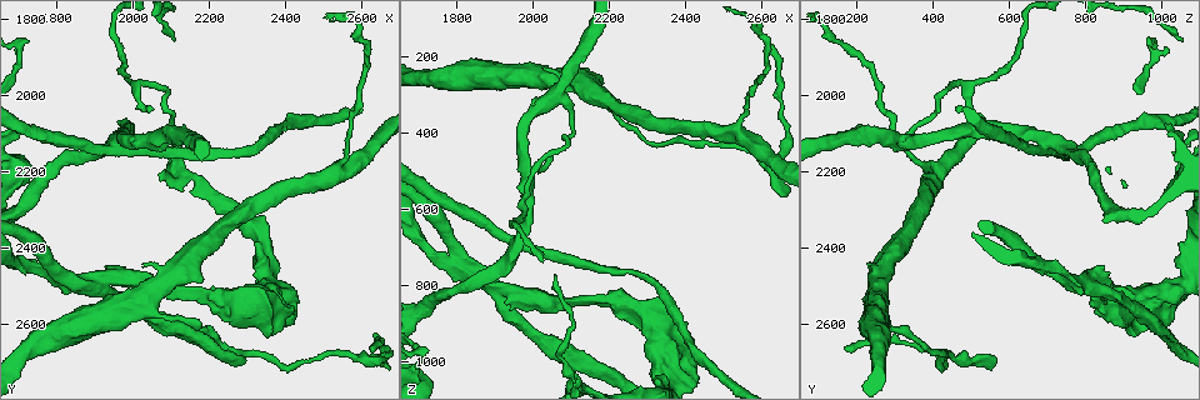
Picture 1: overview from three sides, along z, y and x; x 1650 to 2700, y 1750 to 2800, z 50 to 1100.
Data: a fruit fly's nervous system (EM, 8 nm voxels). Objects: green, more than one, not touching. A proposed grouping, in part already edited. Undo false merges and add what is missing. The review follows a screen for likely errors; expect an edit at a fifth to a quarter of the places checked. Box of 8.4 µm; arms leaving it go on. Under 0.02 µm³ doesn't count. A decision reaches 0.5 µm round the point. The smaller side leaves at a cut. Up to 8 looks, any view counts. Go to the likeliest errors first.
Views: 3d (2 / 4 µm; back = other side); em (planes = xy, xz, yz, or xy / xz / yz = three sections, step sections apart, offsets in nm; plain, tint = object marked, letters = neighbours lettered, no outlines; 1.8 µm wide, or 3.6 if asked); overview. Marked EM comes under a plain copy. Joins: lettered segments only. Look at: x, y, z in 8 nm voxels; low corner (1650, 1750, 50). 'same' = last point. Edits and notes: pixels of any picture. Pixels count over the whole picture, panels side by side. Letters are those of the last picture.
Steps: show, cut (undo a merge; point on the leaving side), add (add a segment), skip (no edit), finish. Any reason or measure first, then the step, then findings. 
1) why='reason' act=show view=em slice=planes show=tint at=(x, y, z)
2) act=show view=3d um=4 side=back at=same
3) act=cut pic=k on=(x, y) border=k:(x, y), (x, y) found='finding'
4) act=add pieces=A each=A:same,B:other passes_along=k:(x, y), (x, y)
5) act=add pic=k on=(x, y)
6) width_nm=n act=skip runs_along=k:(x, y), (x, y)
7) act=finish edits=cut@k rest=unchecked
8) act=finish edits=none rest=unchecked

why='side arm on a straight run' act=show view=em slice=xz step=8 show=letters at=(1915, 2495, 815)

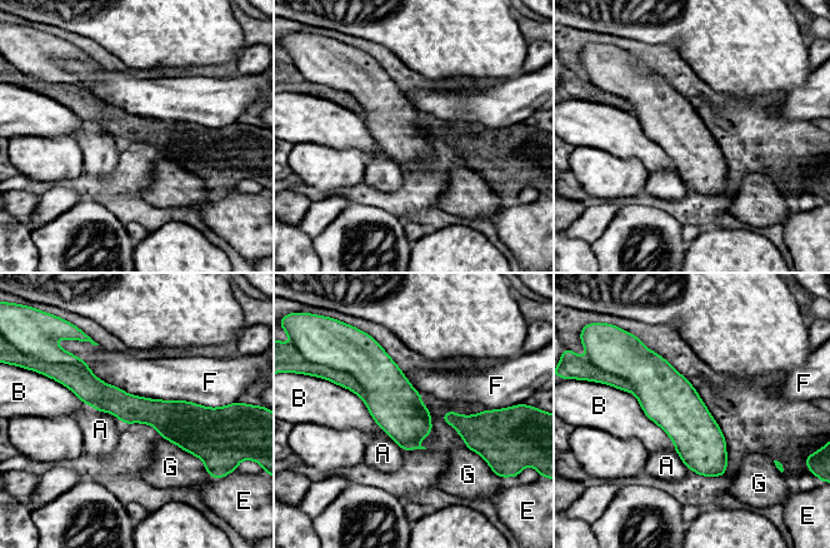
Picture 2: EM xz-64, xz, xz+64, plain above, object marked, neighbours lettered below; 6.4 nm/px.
act=show view=em slice=planes show=letters at=same

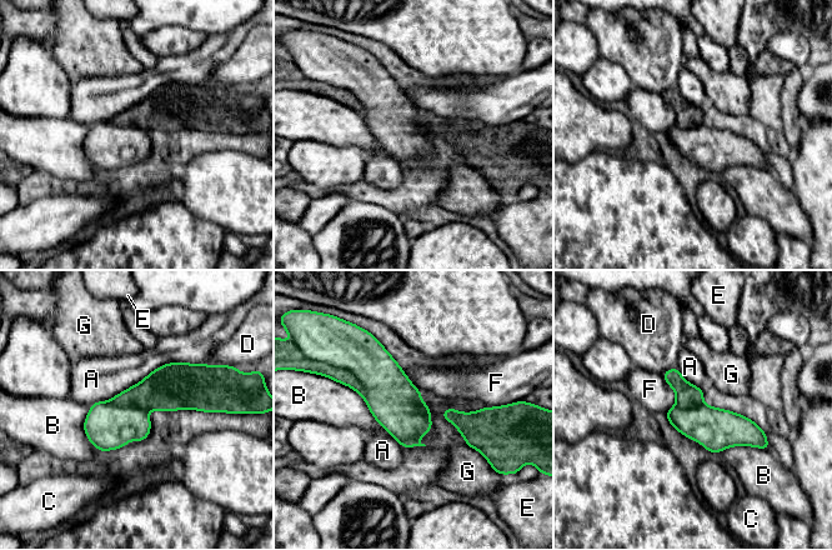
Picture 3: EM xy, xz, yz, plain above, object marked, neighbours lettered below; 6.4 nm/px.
act=cut pic=3 on=(108, 426) each=A:other,B:other,C:other,D:other,E:other,F:other,G:other border=3:(109, 401), (141, 408), (148, 413) found='a second neuron is stuck on'

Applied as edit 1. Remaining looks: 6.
why='see it whole again' act=show view=overview

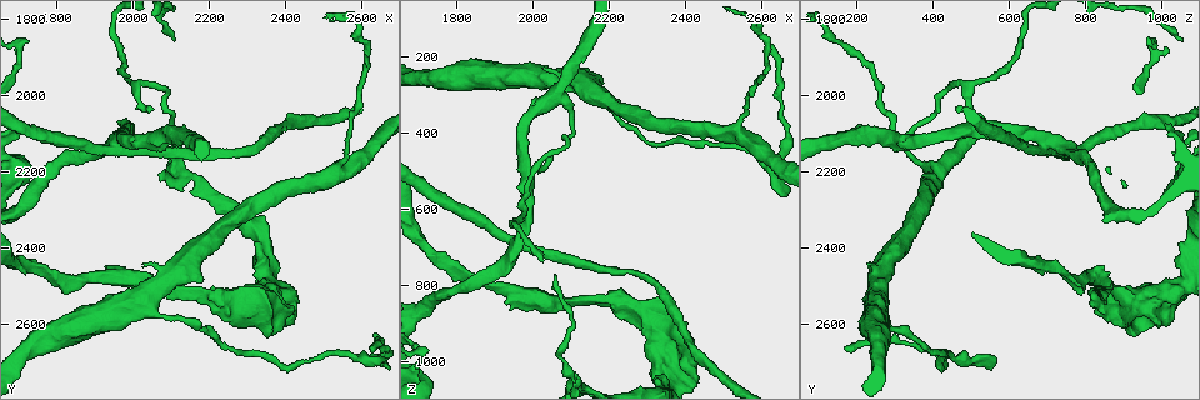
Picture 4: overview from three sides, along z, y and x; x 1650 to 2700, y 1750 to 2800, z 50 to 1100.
why='arms part here' act=show view=em um=3.6 slice=xz step=16 show=letters at=(2360, 2530, 1005)

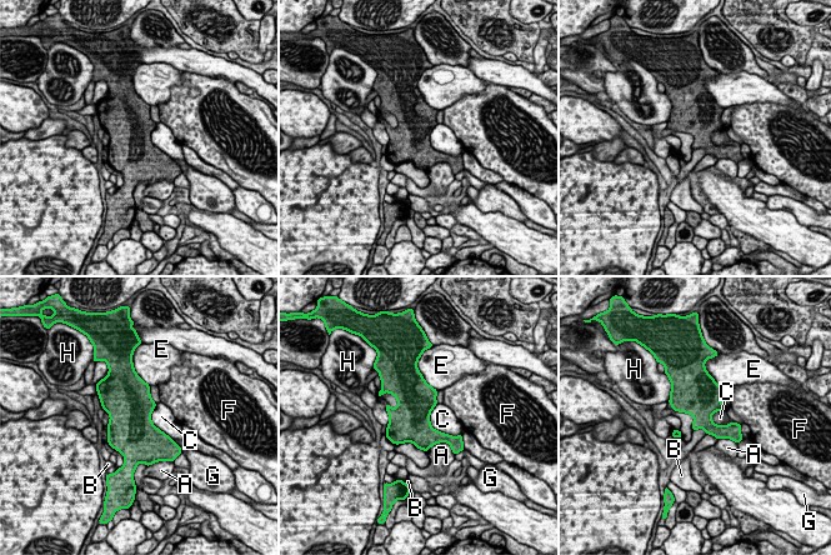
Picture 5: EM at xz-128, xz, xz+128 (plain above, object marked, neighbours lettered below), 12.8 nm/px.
width_nm=280 act=skip each=A:other,B:other,C:other,E:other,F:other,G:other,H:other border=5:(436, 404), (430, 424), (457, 436) found='continuous, no second neuron'

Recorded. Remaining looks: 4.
why='abrupt turn' act=show view=3d um=4 at=(2055, 2115, 315)

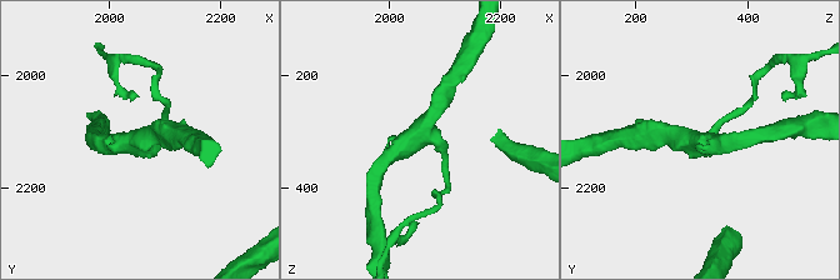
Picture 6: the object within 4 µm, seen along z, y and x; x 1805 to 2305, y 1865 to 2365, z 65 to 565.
arms=3 act=show view=em slice=planes show=letters at=(2055, 2125, 310)

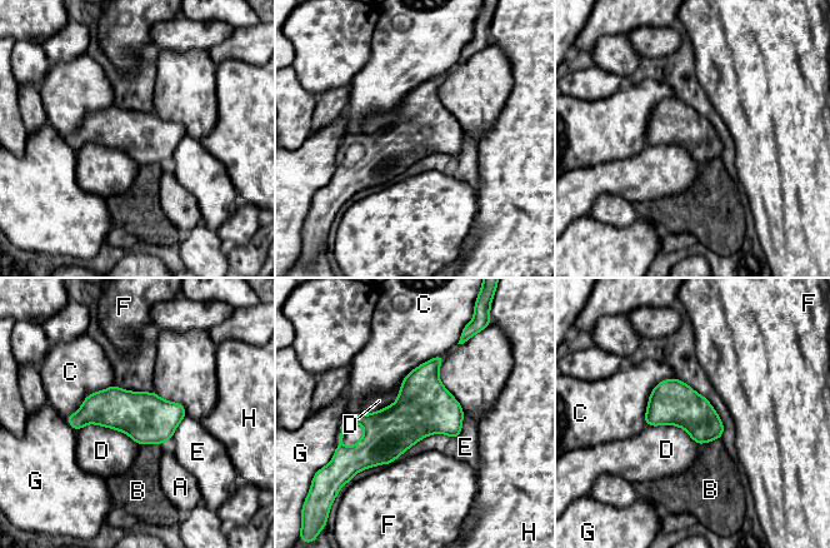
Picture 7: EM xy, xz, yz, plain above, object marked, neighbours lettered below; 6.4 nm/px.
act=skip each=A:other,B:other,C:other,D:other,E:other,F:other,G:other,H:other found='all the same neuron'

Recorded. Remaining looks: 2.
act=finish edits=cut@3 rest=unchecked

